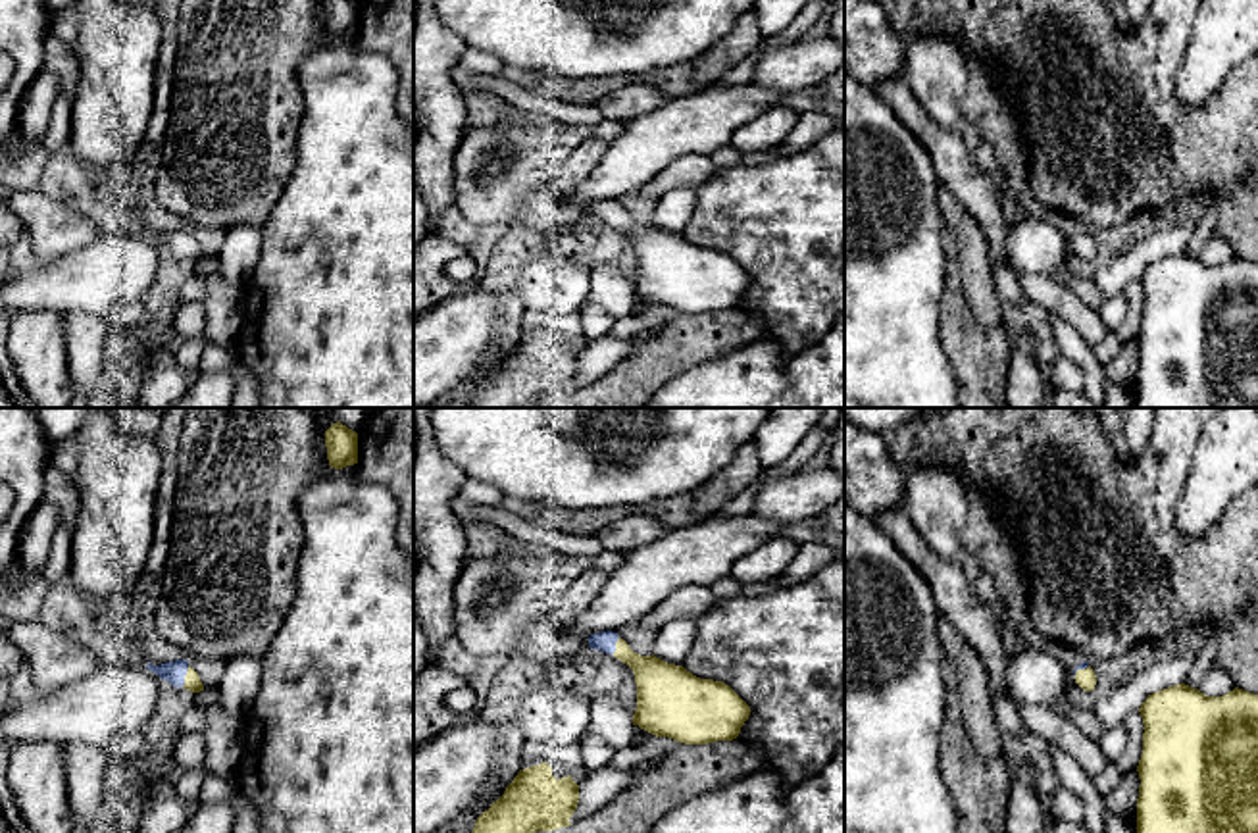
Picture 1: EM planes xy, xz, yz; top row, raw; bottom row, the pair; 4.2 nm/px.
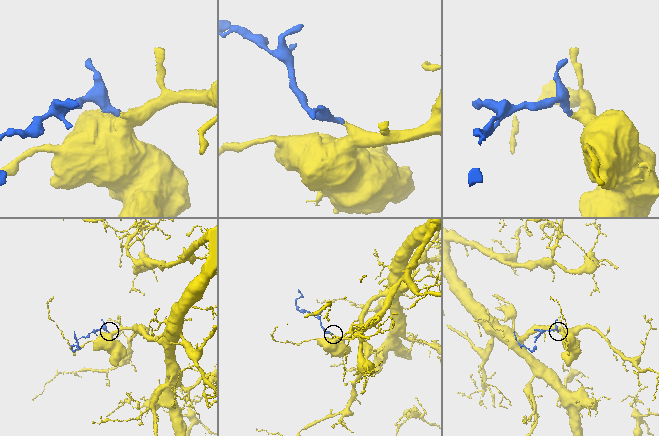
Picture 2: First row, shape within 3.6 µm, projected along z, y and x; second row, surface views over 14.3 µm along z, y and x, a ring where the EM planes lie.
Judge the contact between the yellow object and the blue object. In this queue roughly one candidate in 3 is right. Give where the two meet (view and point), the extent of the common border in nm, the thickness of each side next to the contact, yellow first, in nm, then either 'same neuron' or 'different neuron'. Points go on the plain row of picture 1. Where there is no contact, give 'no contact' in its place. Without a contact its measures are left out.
meets yellow in xy at (185, 245); contact 90 nm long; 70 nm thick on the yellow side, 90 nm on the other; same neuron

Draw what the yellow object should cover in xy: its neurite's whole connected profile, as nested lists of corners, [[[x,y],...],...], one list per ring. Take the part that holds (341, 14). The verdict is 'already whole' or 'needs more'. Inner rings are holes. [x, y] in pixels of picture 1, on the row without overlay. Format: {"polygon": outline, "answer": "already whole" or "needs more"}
{"polygon": [[[325,0],[325,15],[329,35],[342,38],[358,33],[358,2],[356,0]]], "answer": "already whole"}

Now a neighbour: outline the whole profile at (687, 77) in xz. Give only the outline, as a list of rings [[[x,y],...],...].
[[[754,10],[744,12],[735,27],[702,56],[658,71],[648,71],[637,81],[656,87],[667,98],[692,94],[719,79],[741,63],[766,38],[760,33]]]

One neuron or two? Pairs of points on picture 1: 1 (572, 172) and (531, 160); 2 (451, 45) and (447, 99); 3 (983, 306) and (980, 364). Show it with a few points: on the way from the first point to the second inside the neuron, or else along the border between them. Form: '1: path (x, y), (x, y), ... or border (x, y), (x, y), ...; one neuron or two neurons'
1: border (595, 137), (589, 137), (572, 152), (551, 183); two neurons
2: path (441, 58), (441, 85); one neuron
3: border (964, 285), (972, 318), (983, 329), (1001, 328); two neurons

